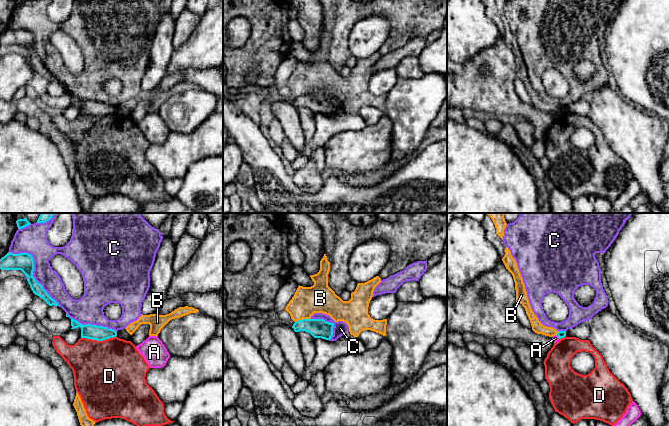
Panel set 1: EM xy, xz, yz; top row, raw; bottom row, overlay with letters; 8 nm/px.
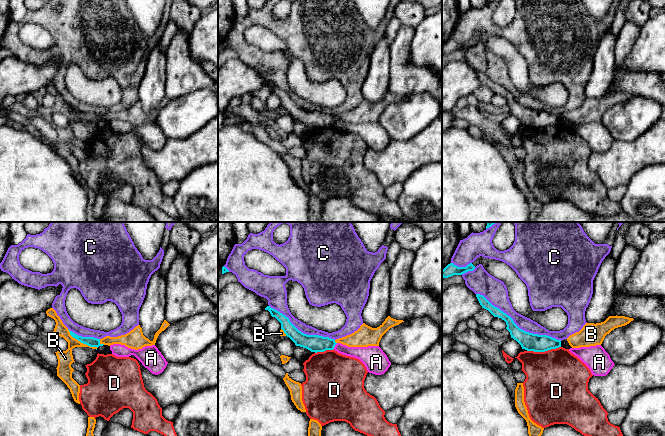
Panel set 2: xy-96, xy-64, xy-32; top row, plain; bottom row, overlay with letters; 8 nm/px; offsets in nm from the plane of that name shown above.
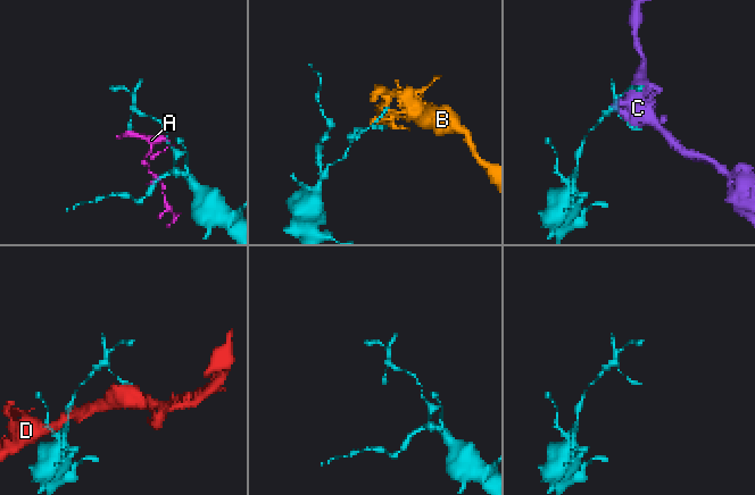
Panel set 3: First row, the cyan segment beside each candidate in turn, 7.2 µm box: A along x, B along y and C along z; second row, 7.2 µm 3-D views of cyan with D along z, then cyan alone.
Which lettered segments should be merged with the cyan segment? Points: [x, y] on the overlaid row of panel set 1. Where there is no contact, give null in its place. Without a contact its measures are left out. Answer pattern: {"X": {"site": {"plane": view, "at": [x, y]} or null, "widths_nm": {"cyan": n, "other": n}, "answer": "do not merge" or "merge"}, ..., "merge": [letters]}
{"A": {"site": {"plane": "yz", "at": [557, 335]}, "widths_nm": {"cyan": 60, "other": 50}, "answer": "do not merge"}, "B": {"site": {"plane": "xz", "at": [302, 319]}, "widths_nm": {"cyan": 160, "other": 240}, "answer": "do not merge"}, "C": {"site": {"plane": "xy", "at": [33, 270]}, "widths_nm": {"cyan": 140, "other": 240}, "answer": "do not merge"}, "D": {"site": {"plane": "xy", "at": [98, 340]}, "widths_nm": {"cyan": 120, "other": 480}, "answer": "do not merge"}, "merge": []}

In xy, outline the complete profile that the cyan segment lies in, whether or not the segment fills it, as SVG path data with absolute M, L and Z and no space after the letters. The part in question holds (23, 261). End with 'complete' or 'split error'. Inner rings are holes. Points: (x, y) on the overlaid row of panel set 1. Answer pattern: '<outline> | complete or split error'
M8 252L4 257L0 259L1 270L21 270L30 285L33 293L42 298L49 306L59 306L58 303L52 299L48 293L43 289L33 277L34 260L32 255L28 253L13 254Z | complete

